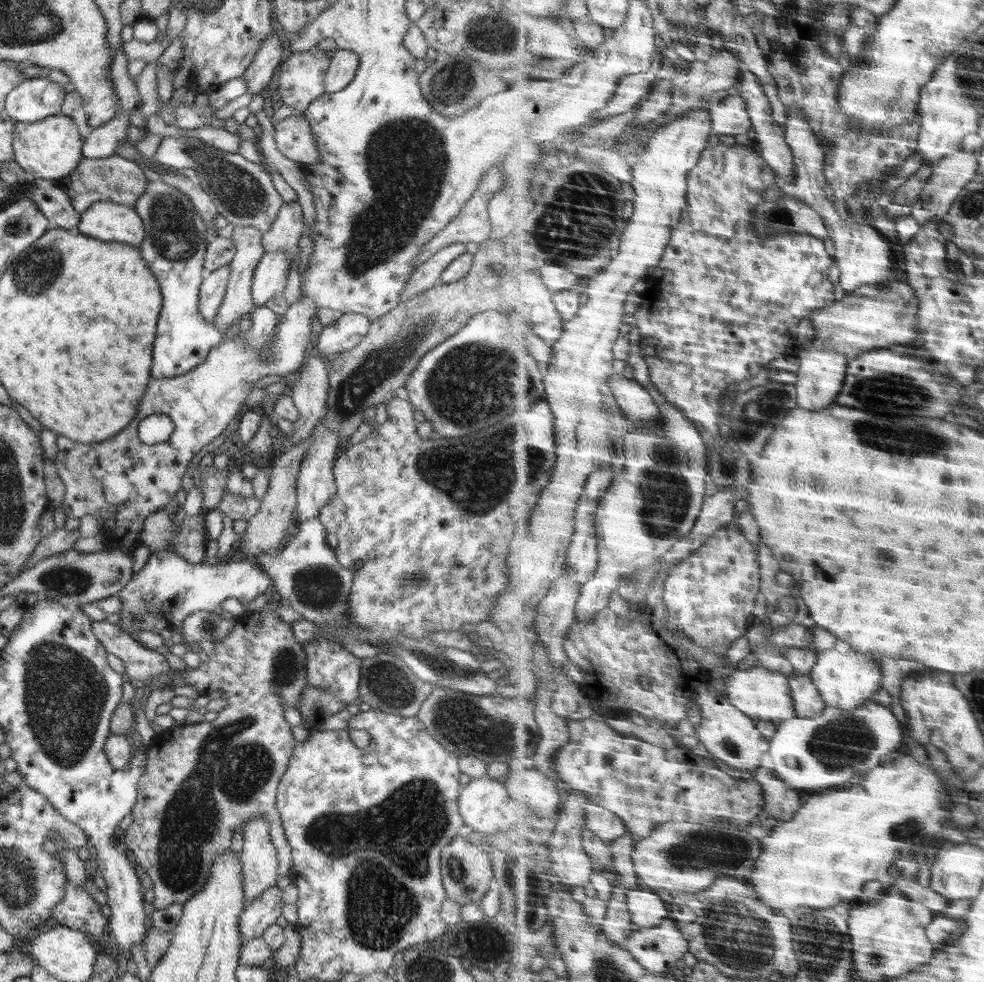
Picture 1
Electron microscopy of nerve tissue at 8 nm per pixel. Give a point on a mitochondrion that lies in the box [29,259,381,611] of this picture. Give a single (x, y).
(69, 580)

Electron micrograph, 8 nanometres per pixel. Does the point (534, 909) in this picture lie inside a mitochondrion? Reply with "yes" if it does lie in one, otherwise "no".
yes

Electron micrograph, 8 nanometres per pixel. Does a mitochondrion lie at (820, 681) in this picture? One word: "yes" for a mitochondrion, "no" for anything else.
no

